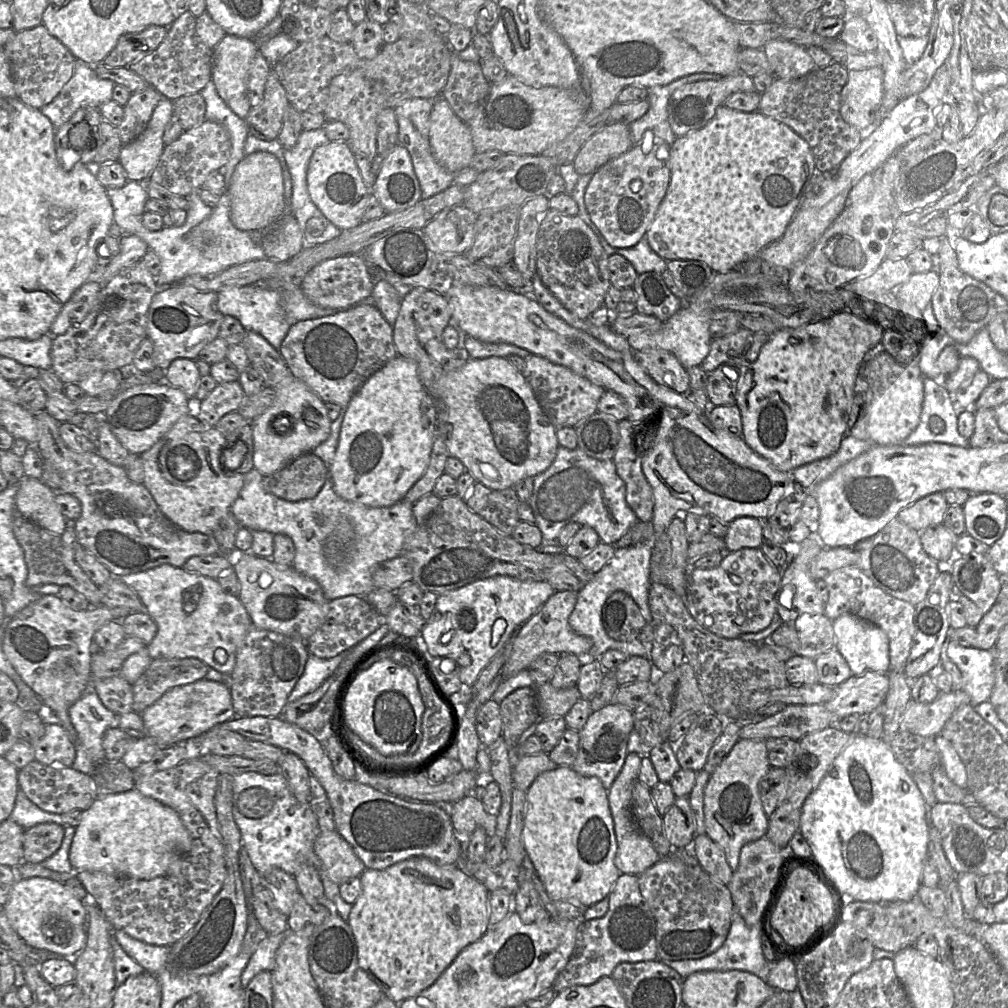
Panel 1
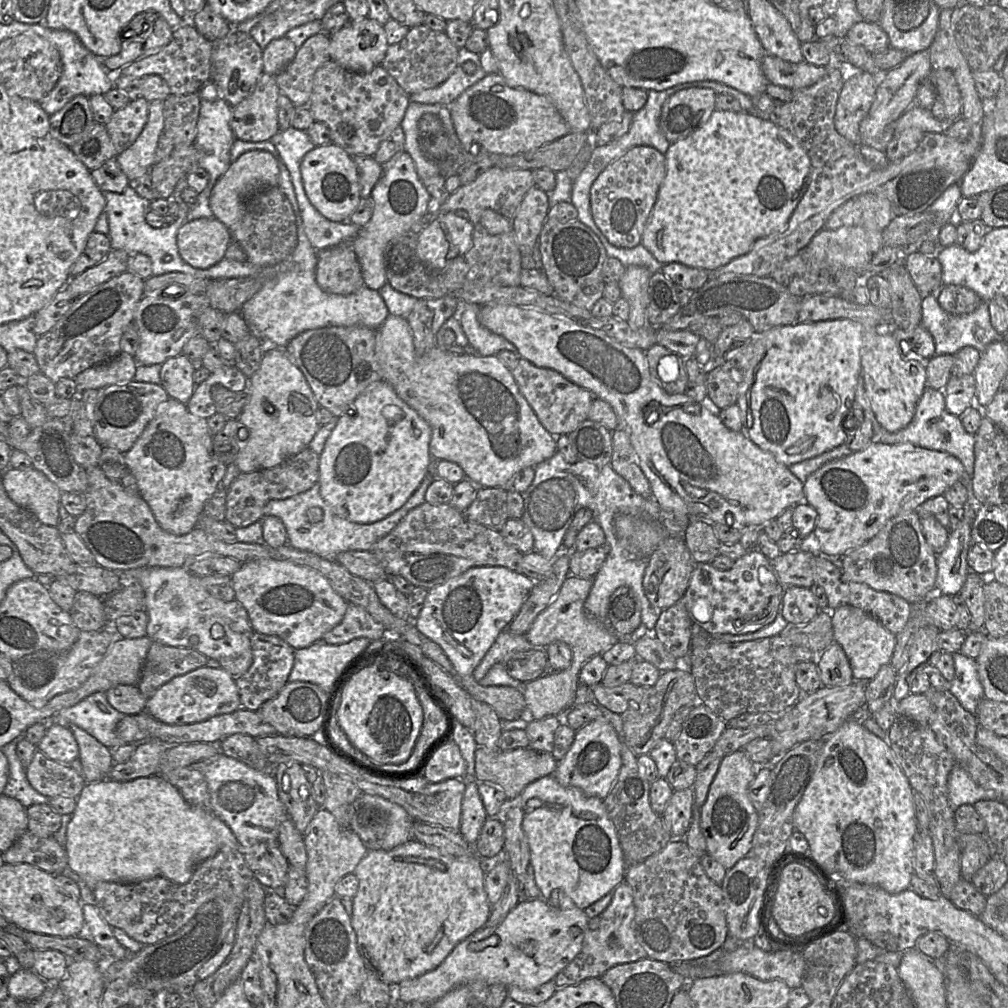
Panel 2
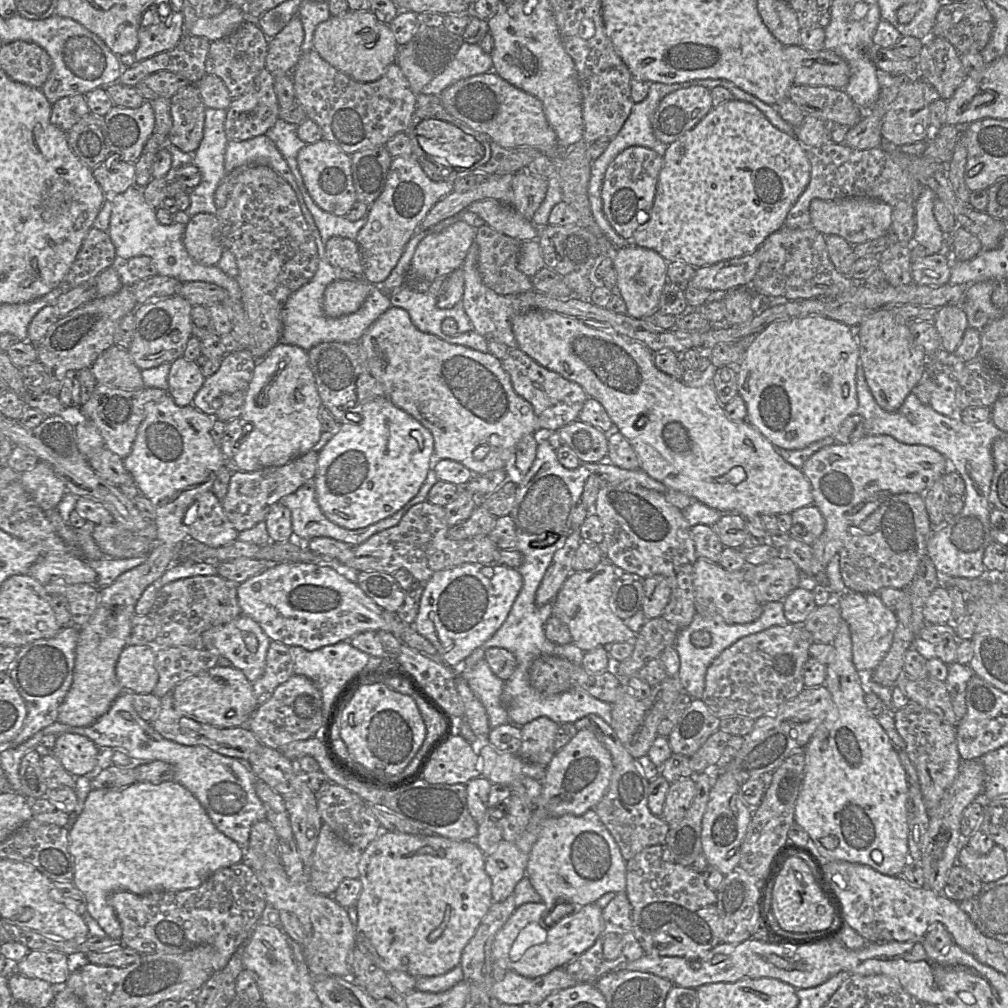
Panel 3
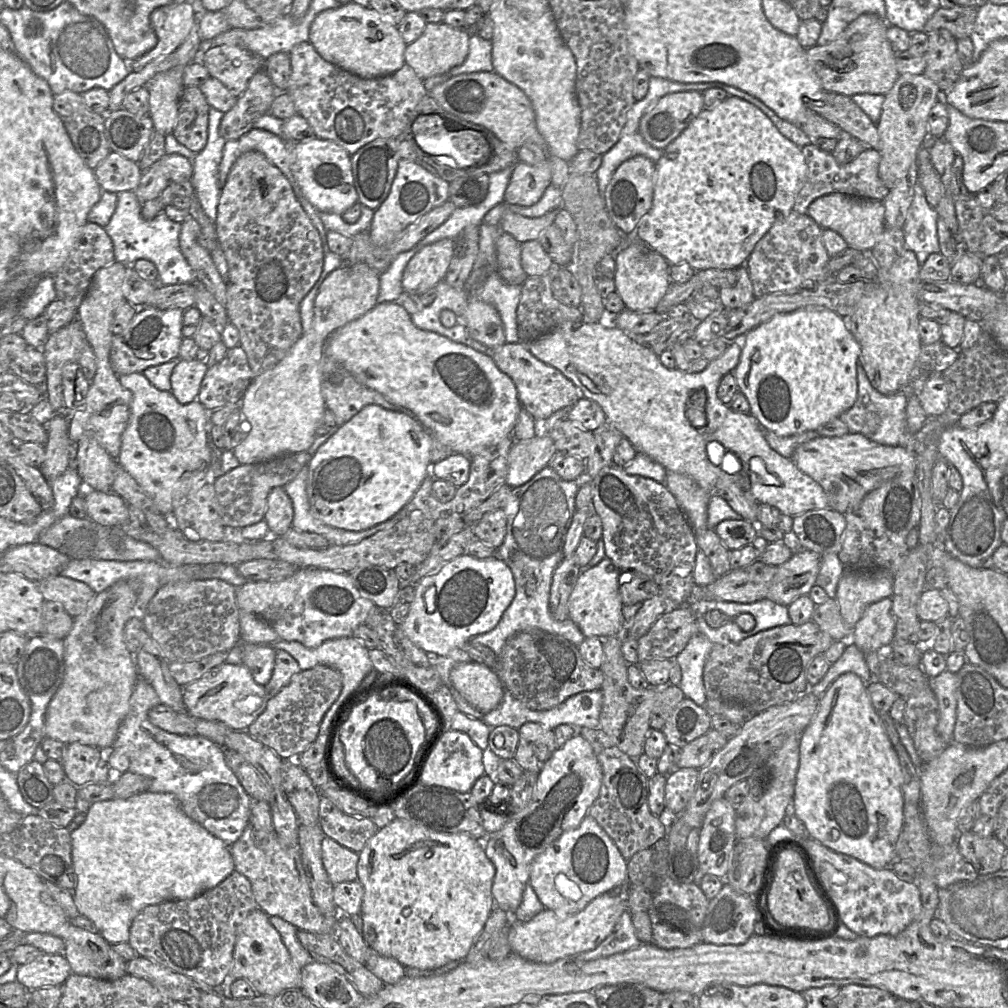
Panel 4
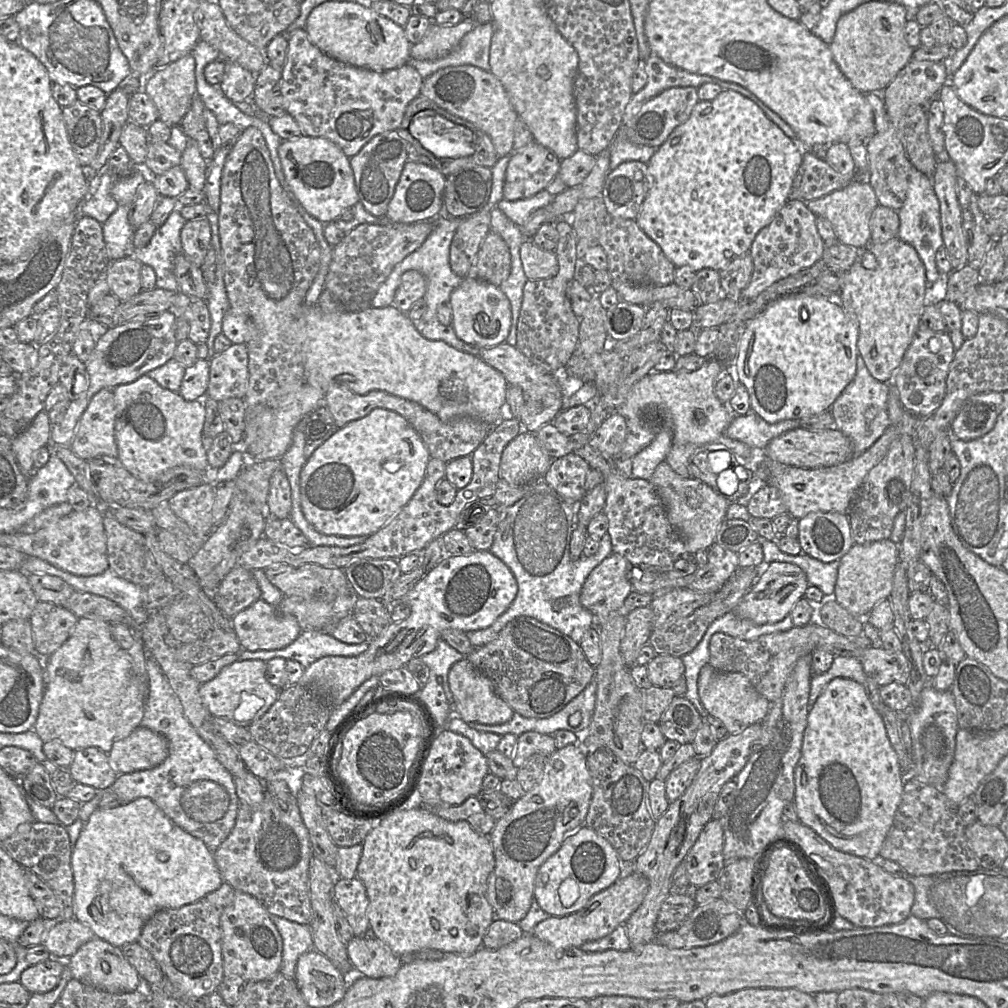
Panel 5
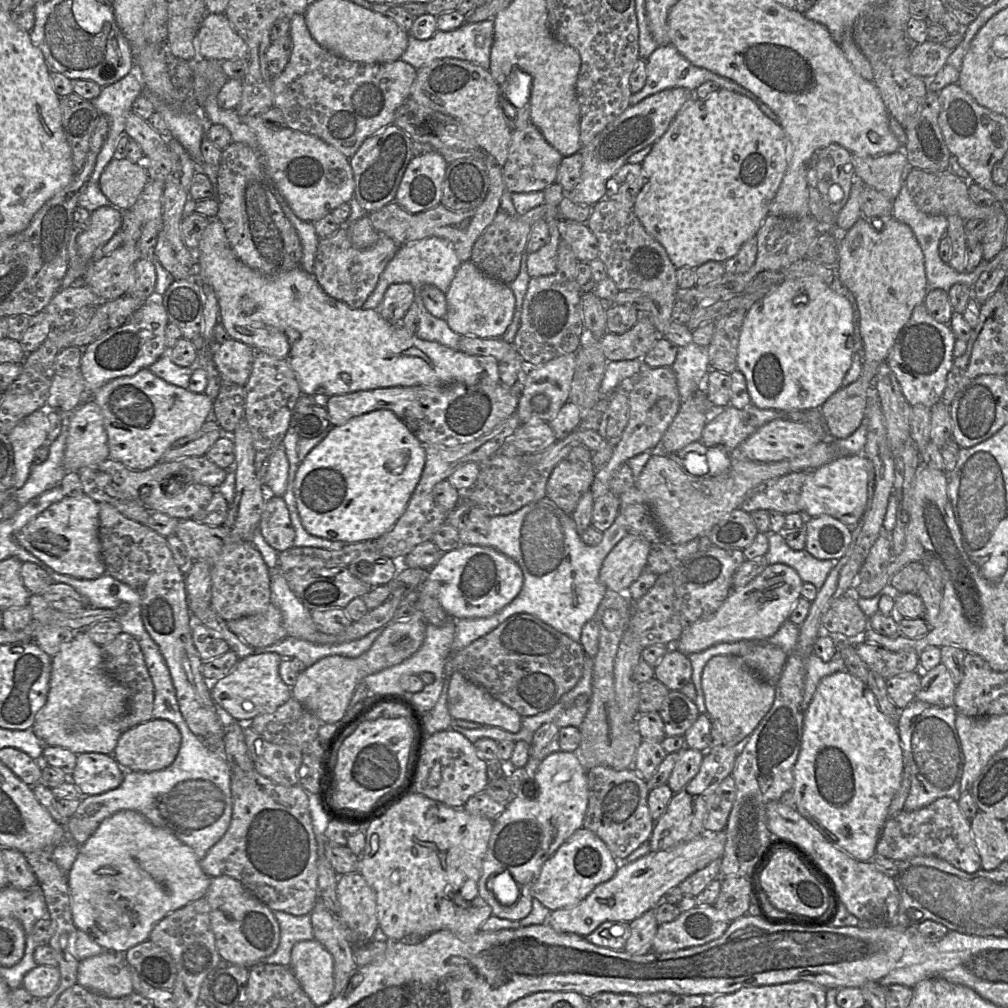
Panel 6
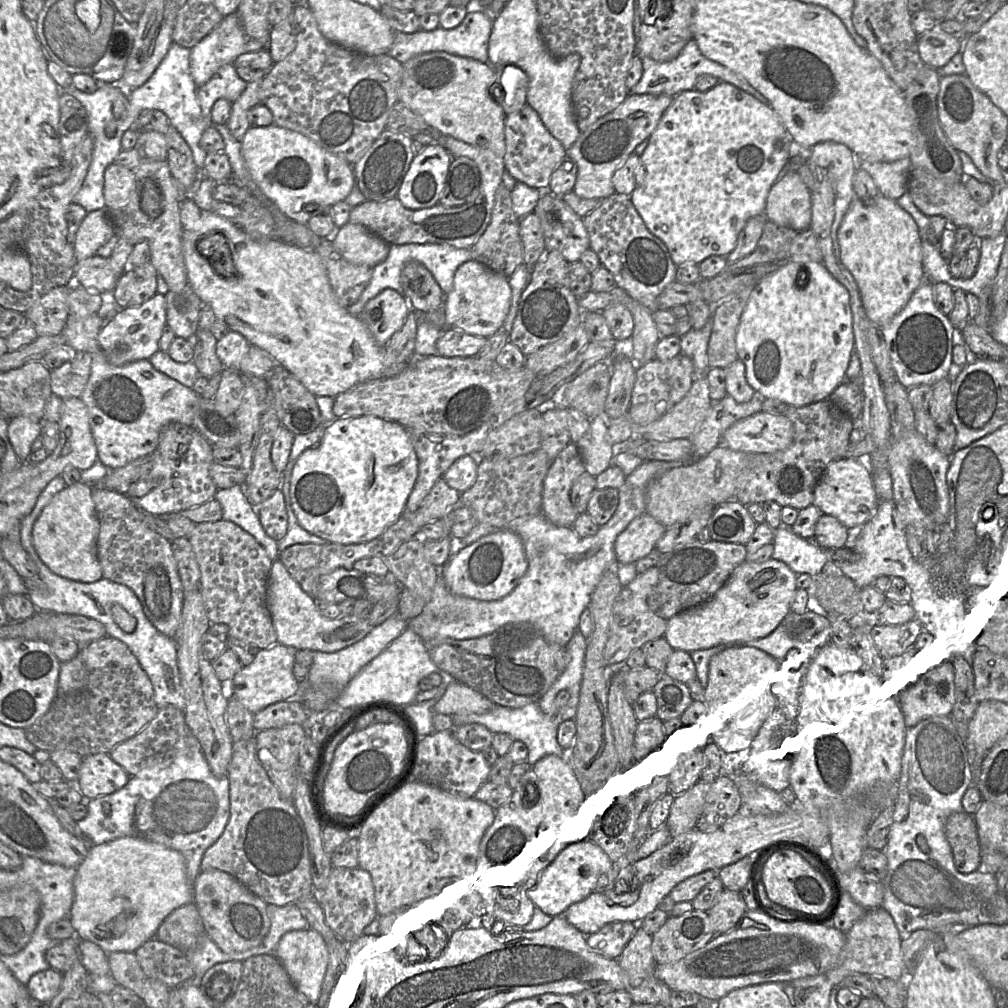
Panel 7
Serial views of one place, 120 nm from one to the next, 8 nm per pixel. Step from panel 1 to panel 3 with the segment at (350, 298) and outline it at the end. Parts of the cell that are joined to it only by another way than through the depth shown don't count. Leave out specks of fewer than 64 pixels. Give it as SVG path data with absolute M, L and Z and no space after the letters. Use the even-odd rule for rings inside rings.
M332 236L325 243L325 254L332 266L363 276L362 257L355 240Z

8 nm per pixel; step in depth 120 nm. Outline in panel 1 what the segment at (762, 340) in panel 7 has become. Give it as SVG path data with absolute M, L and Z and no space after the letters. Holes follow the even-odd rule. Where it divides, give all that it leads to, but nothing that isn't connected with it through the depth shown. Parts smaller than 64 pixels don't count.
M847 310L835 312L825 319L812 321L797 328L786 327L778 329L761 348L758 358L739 375L736 405L741 412L743 438L745 442L756 453L767 459L775 468L783 472L792 472L797 467L829 457L837 452L841 441L847 436L850 430L847 421L854 395L859 391L858 384L861 367L870 354L879 349L883 333L884 329L874 319L863 319Z

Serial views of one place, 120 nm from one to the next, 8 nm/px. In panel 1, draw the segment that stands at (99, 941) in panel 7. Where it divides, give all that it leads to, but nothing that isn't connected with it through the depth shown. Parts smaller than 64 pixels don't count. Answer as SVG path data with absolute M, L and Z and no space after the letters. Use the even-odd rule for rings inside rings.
M133 788L127 792L97 797L92 805L82 811L82 819L75 828L69 852L74 871L93 870L140 880L166 876L175 859L190 850L192 838L178 813L161 802L143 795Z

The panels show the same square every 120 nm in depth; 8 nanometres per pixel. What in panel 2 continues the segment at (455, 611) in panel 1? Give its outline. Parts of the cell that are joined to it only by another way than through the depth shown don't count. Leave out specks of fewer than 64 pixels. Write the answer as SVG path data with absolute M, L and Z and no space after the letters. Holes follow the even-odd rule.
M501 566L472 567L472 568L468 569L467 571L465 571L464 573L460 574L459 576L451 578L443 584L432 587L431 589L429 589L428 594L424 600L423 608L422 608L419 616L415 620L415 625L417 627L417 629L423 635L428 637L430 640L437 643L442 648L444 653L447 655L448 659L450 660L450 662L452 663L452 665L454 667L455 677L460 682L462 687L469 693L469 695L473 699L476 699L480 702L483 702L483 703L486 703L487 705L489 705L495 711L495 713L497 714L497 716L501 720L512 721L512 720L517 720L517 719L526 715L526 713L527 713L526 702L525 702L525 699L524 699L524 696L522 693L522 689L516 689L516 688L504 687L504 686L488 686L488 687L481 686L473 678L473 672L474 672L475 668L478 666L478 664L481 662L481 660L483 659L483 657L485 656L485 654L487 653L489 648L495 642L495 640L498 637L498 635L500 634L500 632L504 630L503 628L505 626L508 627L508 625L512 622L512 620L518 614L518 612L520 611L524 601L526 600L529 593L533 589L534 585L535 585L535 581L532 580L531 578L529 578L528 576L525 576L524 574L519 573L519 572L512 571L512 570L505 568L505 567L501 567Z

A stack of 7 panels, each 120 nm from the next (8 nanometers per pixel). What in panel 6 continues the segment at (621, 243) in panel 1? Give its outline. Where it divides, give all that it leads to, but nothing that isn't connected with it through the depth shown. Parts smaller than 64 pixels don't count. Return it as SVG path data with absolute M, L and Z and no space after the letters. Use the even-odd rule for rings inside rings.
M625 163L606 184L606 198L614 200L623 206L633 209L636 198L648 182L646 175L642 176L642 164Z

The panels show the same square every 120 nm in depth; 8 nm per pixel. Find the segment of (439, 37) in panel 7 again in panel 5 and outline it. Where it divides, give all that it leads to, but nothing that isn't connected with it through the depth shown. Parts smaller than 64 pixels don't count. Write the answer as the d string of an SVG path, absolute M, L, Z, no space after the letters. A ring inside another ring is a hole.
M476 24L465 34L459 45L447 56L436 60L416 60L410 58L413 66L423 79L446 67L472 65L490 71L489 54L493 35L493 24Z

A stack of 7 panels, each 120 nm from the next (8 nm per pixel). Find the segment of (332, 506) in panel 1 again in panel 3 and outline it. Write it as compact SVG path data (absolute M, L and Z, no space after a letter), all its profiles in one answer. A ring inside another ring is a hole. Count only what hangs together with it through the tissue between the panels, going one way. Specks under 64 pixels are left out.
M429 470L427 477L419 489L418 493L407 504L405 504L400 510L398 510L392 516L385 518L377 523L369 525L365 528L357 530L349 530L338 526L331 522L321 511L321 508L316 500L316 486L314 479L309 480L302 486L300 486L295 492L283 496L278 502L289 508L291 511L291 524L294 538L301 543L306 543L314 537L329 537L353 546L357 546L376 533L386 530L390 527L397 525L403 515L415 504L426 501L427 495L431 487L438 480L434 470Z

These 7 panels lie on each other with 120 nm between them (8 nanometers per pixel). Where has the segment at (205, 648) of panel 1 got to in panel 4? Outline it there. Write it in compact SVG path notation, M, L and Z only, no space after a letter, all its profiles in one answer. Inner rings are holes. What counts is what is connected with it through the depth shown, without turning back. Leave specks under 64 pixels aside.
M240 642L242 647L242 664L251 672L254 681L265 686L273 673L275 649L270 644L249 644Z

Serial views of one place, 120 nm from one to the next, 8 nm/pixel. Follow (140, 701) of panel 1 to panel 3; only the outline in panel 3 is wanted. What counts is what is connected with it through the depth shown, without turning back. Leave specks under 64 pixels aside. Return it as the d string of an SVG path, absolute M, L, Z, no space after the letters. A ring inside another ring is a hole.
M188 646L156 648L159 677L153 694L162 698L180 682L217 666L219 657L214 651Z

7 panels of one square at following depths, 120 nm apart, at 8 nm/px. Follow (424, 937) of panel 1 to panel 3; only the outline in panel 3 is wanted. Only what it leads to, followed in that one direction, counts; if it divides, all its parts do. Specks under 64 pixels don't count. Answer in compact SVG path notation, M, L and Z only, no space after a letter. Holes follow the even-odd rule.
M382 831L363 851L358 863L359 880L362 891L356 903L358 921L355 927L356 944L386 973L406 972L413 977L432 977L443 975L460 965L463 949L474 936L483 918L488 913L492 900L492 882L485 871L486 855L474 840L457 841L438 835L414 835L400 832Z

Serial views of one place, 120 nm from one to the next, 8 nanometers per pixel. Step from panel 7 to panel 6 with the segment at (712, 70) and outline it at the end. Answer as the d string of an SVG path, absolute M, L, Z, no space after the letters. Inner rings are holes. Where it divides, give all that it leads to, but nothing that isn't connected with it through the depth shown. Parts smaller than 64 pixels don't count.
M669 44L667 46L659 46L647 59L647 79L644 87L637 93L632 94L630 97L630 105L635 105L645 99L648 96L651 96L662 90L670 88L686 88L689 91L694 91L698 86L706 81L712 81L716 83L719 88L725 88L730 91L742 94L751 100L753 100L759 109L770 119L780 124L778 116L756 95L754 95L749 90L743 88L736 82L724 78L714 72L711 72L707 69L700 68L691 64L680 52L676 49L675 46Z

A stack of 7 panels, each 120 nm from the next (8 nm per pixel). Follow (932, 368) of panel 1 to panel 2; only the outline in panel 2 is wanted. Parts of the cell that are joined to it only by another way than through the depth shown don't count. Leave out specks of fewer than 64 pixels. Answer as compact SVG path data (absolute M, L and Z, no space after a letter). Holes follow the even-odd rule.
M936 294L922 296L922 320L921 325L932 335L935 342L935 354L951 354L954 355L957 351L965 346L976 348L976 339L981 339L975 335L976 325L979 320L972 320L971 315L953 315L947 313L939 305Z

